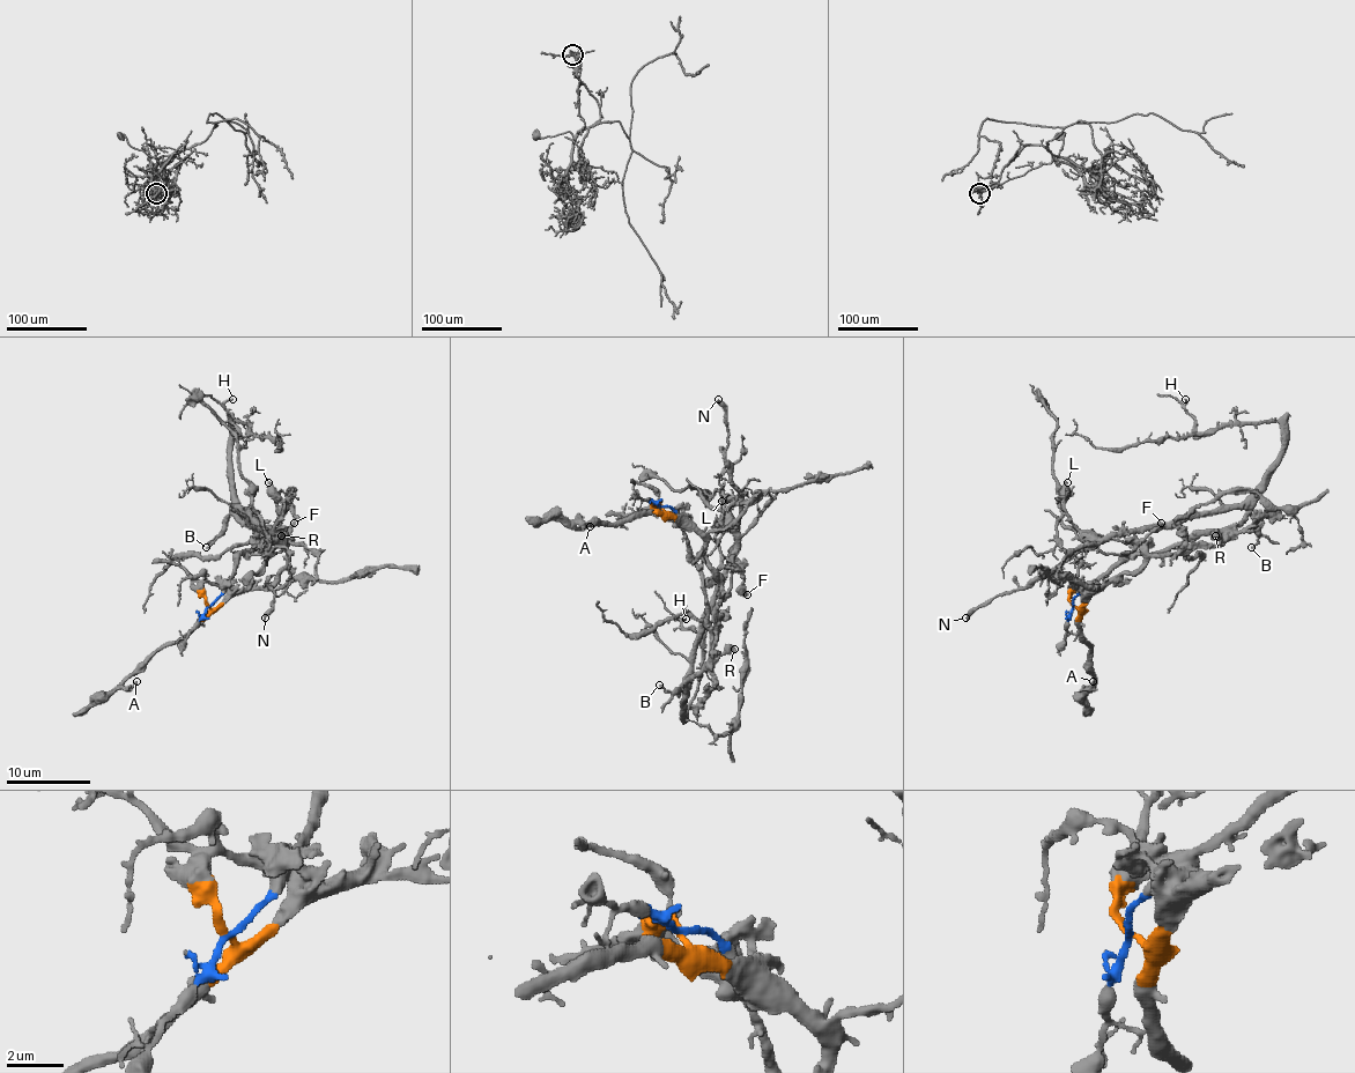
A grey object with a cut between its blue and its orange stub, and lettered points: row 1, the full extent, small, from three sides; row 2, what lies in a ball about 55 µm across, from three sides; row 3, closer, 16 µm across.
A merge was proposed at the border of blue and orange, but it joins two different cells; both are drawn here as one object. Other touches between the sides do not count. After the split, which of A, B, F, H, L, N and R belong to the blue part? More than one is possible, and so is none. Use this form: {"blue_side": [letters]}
{"blue_side": ["B", "H", "L", "N"]}

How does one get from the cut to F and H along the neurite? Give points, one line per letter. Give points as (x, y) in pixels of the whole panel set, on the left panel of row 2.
F: (208, 606), (219, 607), (250, 585), (268, 545), (281, 545), (291, 537), (294, 522)
H: (208, 606), (256, 532), (235, 511), (232, 426), (247, 428), (245, 436), (237, 431), (224, 407), (232, 398)

